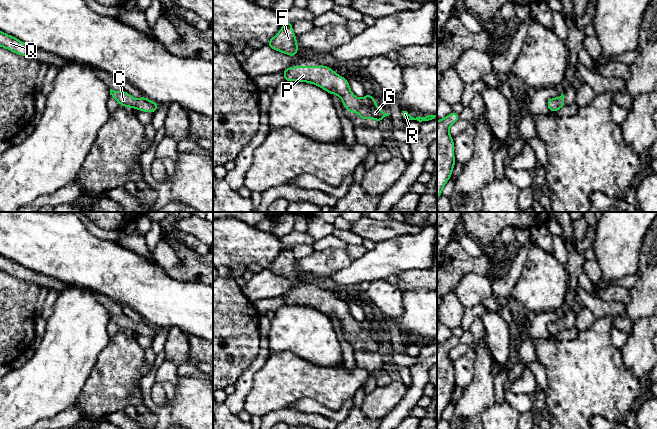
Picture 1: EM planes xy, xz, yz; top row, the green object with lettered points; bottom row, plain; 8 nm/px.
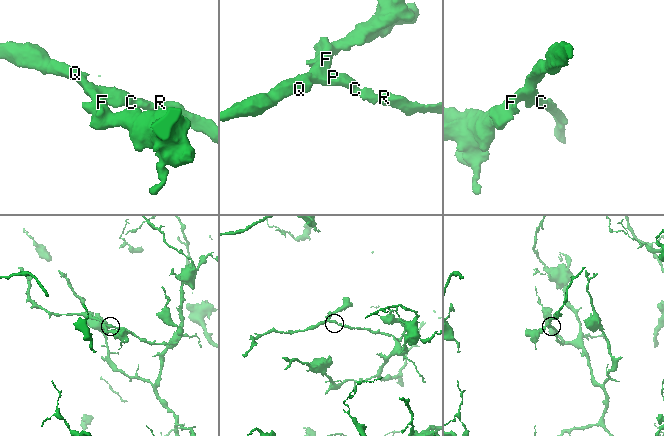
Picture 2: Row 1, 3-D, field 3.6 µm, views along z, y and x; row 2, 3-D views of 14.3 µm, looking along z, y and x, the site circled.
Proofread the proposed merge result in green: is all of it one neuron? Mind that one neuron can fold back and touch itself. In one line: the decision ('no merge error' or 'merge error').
no merge error

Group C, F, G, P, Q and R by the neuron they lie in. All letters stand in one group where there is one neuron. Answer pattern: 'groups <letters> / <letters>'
groups C F G P Q R

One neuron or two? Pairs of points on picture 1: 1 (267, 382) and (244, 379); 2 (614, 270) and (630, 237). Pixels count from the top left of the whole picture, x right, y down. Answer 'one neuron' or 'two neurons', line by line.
1: two neurons
2: one neuron

